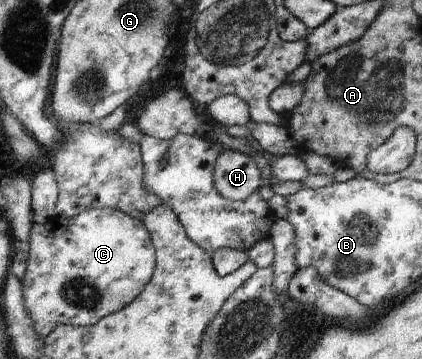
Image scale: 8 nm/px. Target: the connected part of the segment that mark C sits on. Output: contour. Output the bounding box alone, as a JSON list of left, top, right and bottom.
[21,208,156,339]

